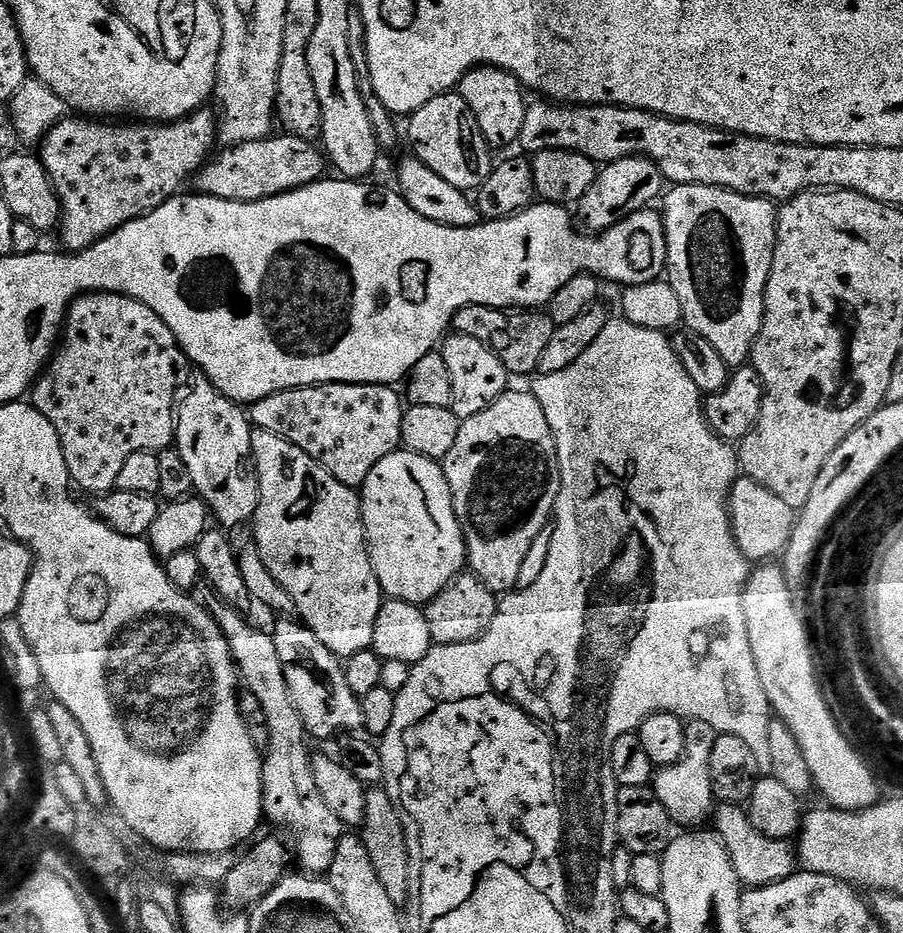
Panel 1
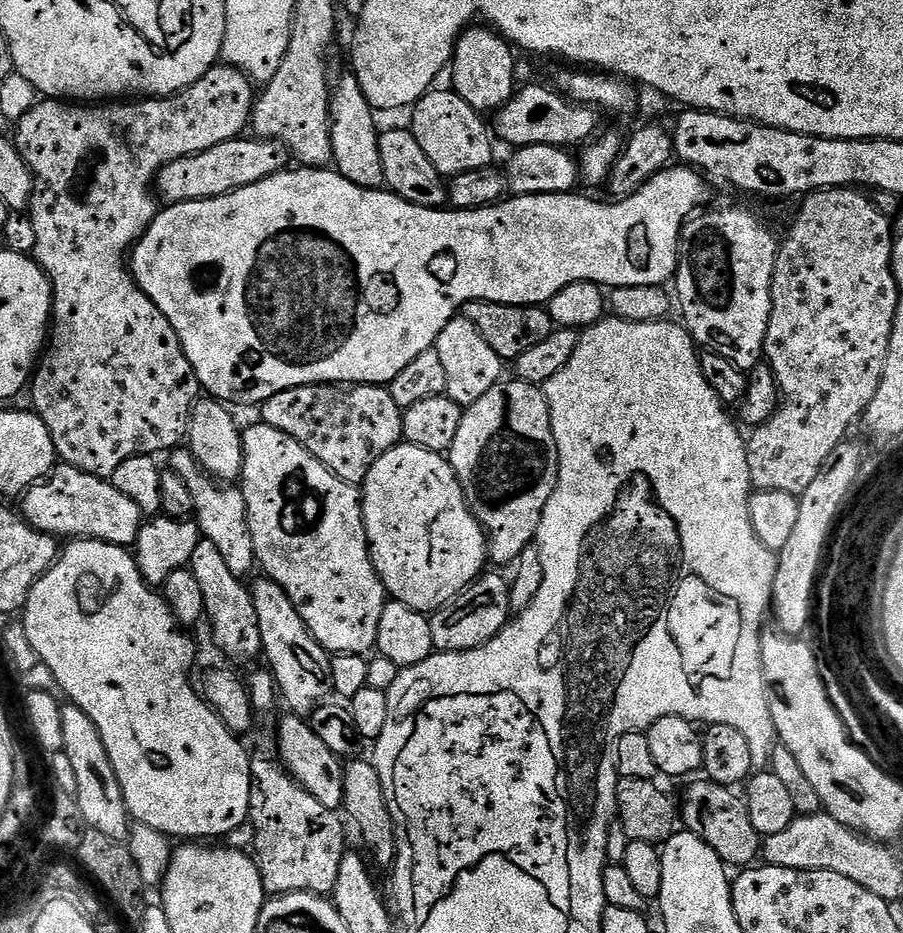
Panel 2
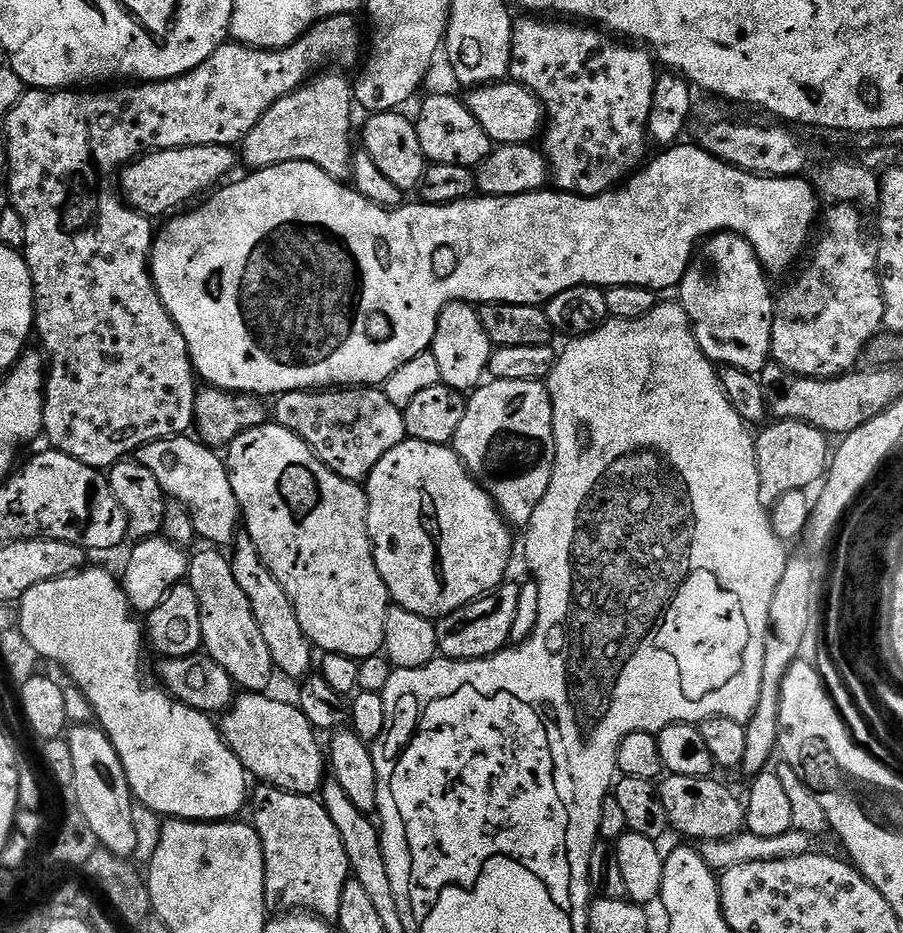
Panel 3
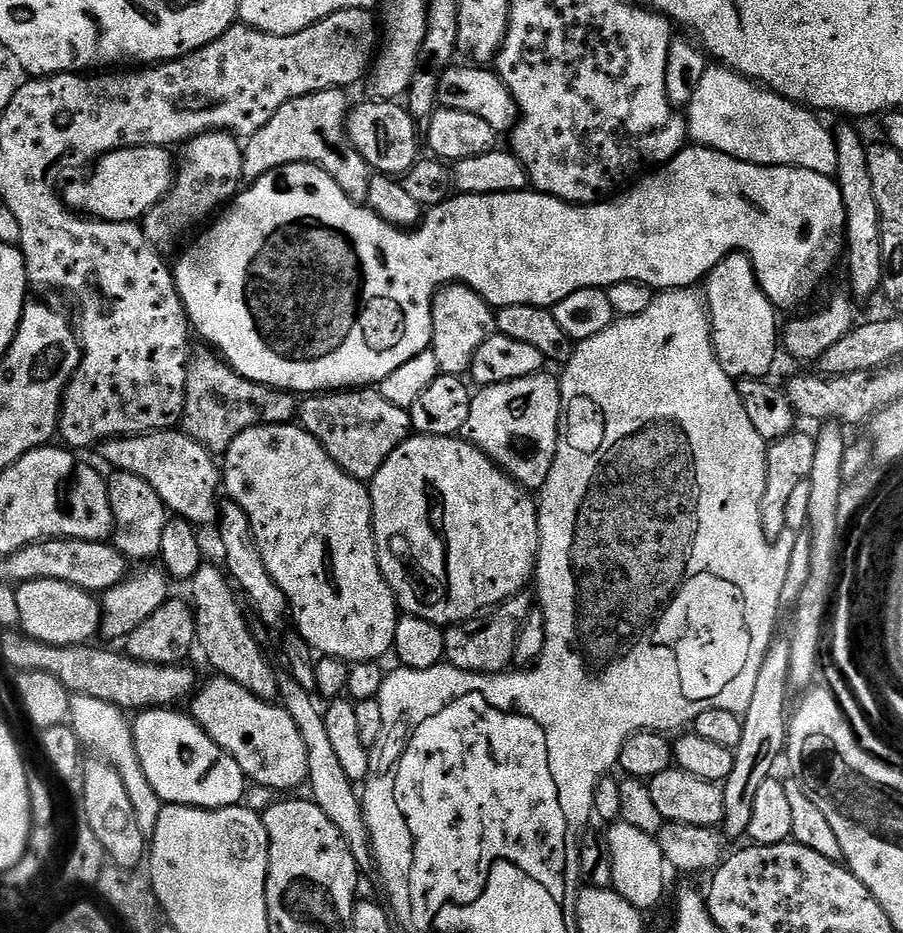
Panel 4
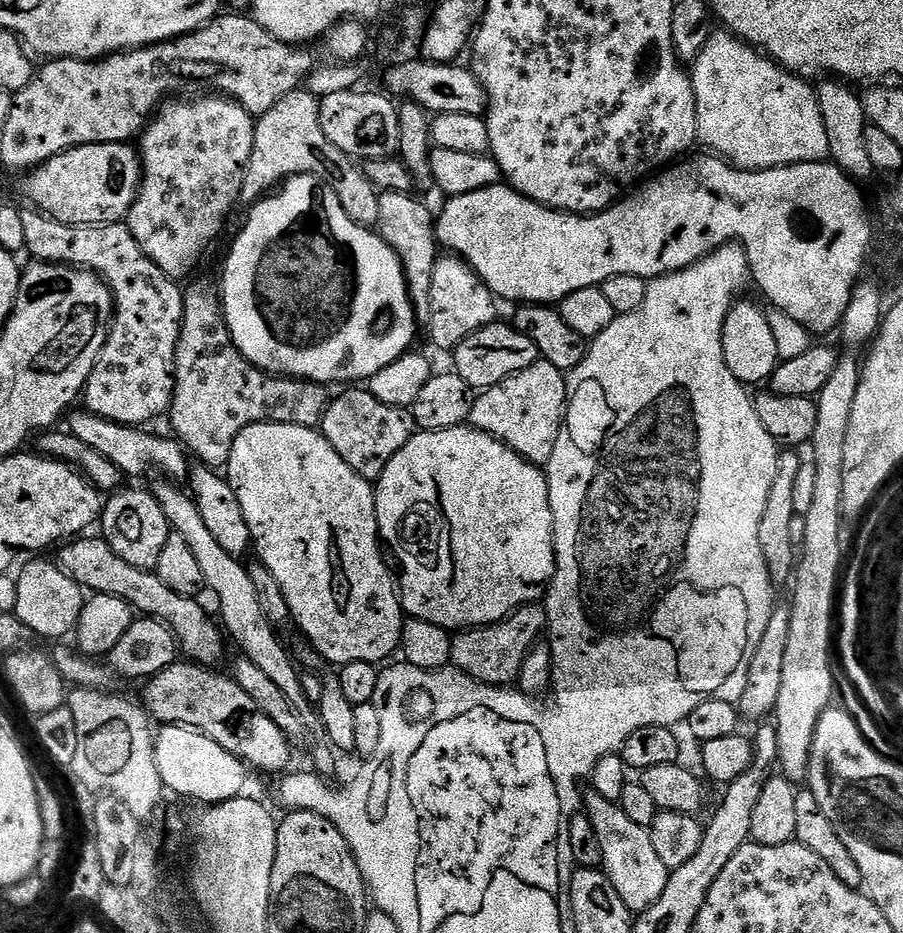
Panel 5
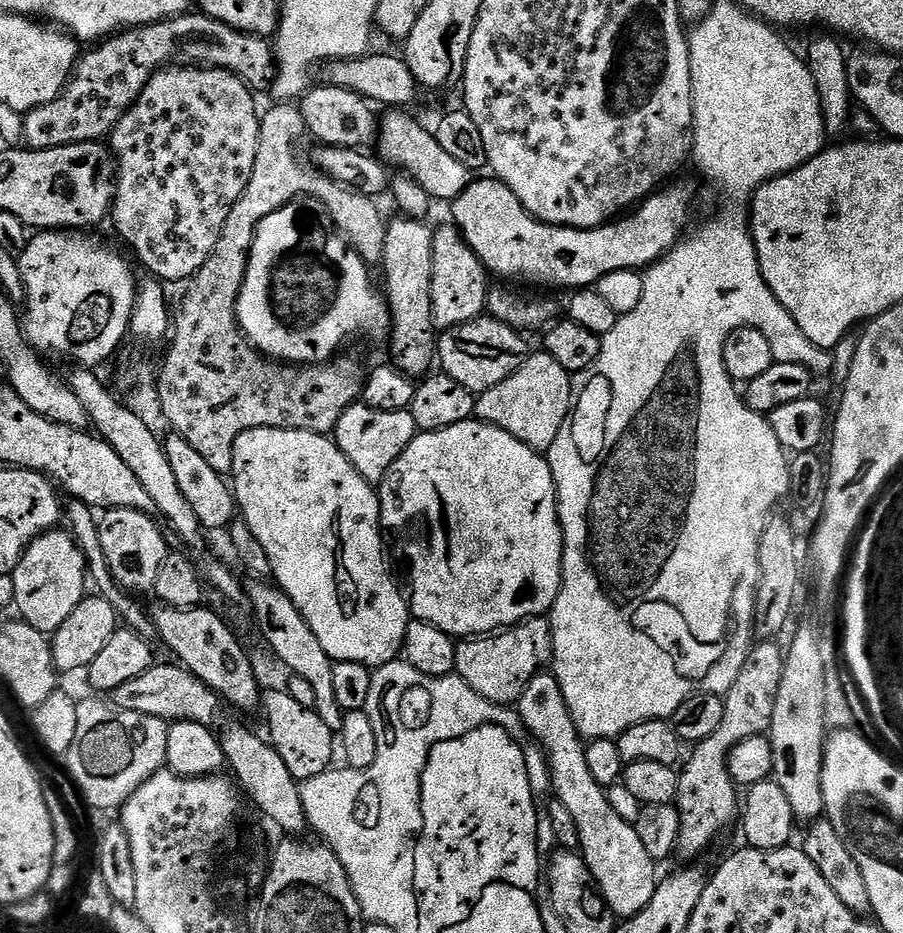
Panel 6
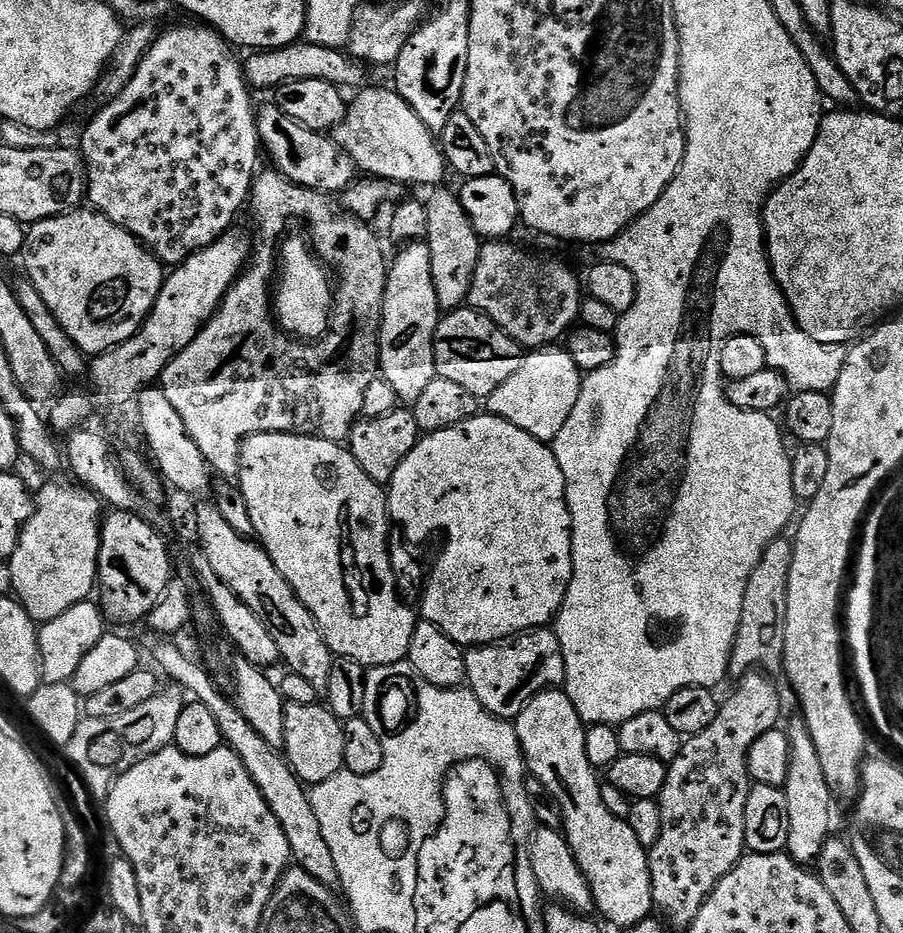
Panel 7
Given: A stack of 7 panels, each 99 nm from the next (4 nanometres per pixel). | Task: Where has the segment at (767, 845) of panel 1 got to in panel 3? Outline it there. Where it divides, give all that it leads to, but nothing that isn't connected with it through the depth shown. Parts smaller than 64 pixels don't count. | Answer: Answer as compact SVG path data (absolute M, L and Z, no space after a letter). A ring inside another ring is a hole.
M665 775L659 781L658 791L660 793L660 801L662 806L666 806L666 818L669 825L673 829L676 828L684 836L696 840L692 842L703 842L705 840L725 840L731 836L737 836L746 824L746 808L740 800L727 788L724 784L719 784L716 778L707 776L699 776L698 778L690 778L689 776L673 776Z

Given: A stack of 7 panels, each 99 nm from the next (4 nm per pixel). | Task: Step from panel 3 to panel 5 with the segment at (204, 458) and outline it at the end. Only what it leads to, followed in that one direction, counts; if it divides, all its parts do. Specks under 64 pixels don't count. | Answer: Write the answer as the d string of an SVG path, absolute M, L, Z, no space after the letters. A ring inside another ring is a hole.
M87 410L79 411L73 411L67 417L67 420L69 419L68 425L66 425L67 431L71 435L77 436L82 442L86 442L86 446L90 446L90 450L98 450L98 454L102 454L102 458L110 458L110 462L114 462L114 466L118 466L118 470L123 472L125 477L132 478L132 476L142 475L143 472L156 471L164 475L161 477L172 482L184 482L189 479L190 463L188 464L188 460L190 461L190 456L179 440L175 438L163 440L162 437L148 432L152 430L115 424L101 416L93 416Z

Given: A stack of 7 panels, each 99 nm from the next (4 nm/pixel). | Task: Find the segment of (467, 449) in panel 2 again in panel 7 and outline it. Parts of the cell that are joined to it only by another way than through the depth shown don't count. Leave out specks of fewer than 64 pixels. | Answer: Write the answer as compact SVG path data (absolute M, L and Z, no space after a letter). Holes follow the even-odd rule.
M549 346L529 351L522 367L516 371L494 394L486 397L486 408L491 415L502 418L534 438L551 442L558 438L558 430L566 426L566 418L578 403L582 373L570 354L560 346Z

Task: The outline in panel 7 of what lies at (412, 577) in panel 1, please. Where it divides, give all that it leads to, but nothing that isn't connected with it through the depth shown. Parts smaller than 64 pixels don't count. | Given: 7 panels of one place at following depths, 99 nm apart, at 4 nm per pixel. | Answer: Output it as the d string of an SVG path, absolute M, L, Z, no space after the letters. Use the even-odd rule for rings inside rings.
M491 414L471 416L466 422L458 422L458 426L421 435L414 450L410 450L406 462L398 466L394 478L386 486L386 495L391 523L400 524L405 538L410 543L422 543L431 532L444 532L445 538L448 539L436 560L436 565L427 573L426 583L422 588L424 601L421 602L419 611L423 619L438 626L438 630L442 630L442 634L449 636L455 644L483 646L507 642L525 632L531 632L534 628L551 625L555 621L572 577L572 519L566 502L566 478L562 478L562 466L558 466L558 458L545 441L534 438L534 434L526 434L526 430L518 430L518 426L497 416Z

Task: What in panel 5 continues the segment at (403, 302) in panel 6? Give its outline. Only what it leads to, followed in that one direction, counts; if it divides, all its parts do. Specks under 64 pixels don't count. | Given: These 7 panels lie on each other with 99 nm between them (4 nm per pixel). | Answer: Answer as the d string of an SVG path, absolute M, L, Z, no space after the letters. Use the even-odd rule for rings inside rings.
M380 192L378 202L378 229L381 238L398 254L408 283L410 302L416 311L417 321L426 326L430 322L430 277L434 275L434 262L438 255L436 222L431 212L415 195L397 192Z

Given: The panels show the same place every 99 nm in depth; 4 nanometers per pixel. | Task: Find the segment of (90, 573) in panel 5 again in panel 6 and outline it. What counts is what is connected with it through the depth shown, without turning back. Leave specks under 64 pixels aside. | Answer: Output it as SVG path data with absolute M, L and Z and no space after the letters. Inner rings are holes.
M153 603L150 608L152 622L156 627L156 635L159 641L163 641L165 646L173 652L175 659L181 668L184 668L194 678L198 678L208 688L212 688L217 696L228 700L236 708L241 708L244 712L252 712L261 707L262 687L256 681L256 672L252 669L252 660L248 657L246 649L240 645L240 640L228 629L228 624L216 612L211 612L208 606L197 606L194 608L175 608L169 604Z

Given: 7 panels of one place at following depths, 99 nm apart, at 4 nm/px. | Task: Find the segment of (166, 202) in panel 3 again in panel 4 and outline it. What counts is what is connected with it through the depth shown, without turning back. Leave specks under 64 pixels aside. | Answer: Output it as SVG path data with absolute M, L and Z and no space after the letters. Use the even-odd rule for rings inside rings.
M142 144L138 148L116 148L91 165L88 180L76 180L62 188L62 199L73 212L93 220L109 220L115 224L143 221L144 215L171 188L174 160L167 147Z

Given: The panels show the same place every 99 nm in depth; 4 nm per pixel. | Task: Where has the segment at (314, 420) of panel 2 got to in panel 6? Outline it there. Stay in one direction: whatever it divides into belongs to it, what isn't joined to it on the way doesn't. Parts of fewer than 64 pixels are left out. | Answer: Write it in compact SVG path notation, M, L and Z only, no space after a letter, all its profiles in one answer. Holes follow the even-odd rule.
M357 402L348 407L342 418L338 418L334 439L338 450L346 454L350 466L354 466L368 484L379 486L390 466L402 458L402 450L414 442L416 435L418 429L410 410L374 410L369 404Z

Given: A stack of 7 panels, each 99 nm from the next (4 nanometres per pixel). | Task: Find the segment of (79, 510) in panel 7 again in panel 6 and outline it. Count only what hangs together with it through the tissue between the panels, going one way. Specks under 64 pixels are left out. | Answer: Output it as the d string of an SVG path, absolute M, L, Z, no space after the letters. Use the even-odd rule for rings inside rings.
M53 530L32 541L16 563L10 574L14 582L14 608L19 619L34 626L34 630L51 634L74 614L74 610L84 601L84 582L89 579L88 563L83 550L73 539L71 531Z

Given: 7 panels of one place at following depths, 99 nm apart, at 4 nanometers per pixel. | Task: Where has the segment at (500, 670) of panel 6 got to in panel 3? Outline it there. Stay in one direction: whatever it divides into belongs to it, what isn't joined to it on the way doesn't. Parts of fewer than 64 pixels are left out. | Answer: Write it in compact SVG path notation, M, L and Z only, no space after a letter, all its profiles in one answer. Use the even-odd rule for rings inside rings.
M505 582L487 596L451 612L436 624L436 647L445 660L485 660L509 647L521 585Z

